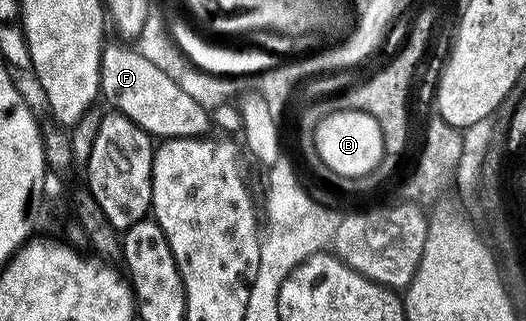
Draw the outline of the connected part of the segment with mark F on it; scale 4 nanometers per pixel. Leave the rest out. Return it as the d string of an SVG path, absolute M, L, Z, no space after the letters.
M112 43L105 44L104 50L102 51L102 57L100 59L100 97L103 100L108 100L113 110L117 113L121 113L122 115L126 115L126 119L130 119L138 126L142 131L146 131L148 136L153 139L167 139L169 137L204 137L207 134L207 129L213 128L213 120L210 116L210 113L203 109L202 105L197 102L197 100L193 100L193 98L189 95L186 95L185 91L182 91L182 87L179 86L177 78L173 76L169 70L164 69L162 67L156 67L154 63L150 63L150 61L144 58L139 49L133 47L128 43L120 43L124 45L112 45Z

